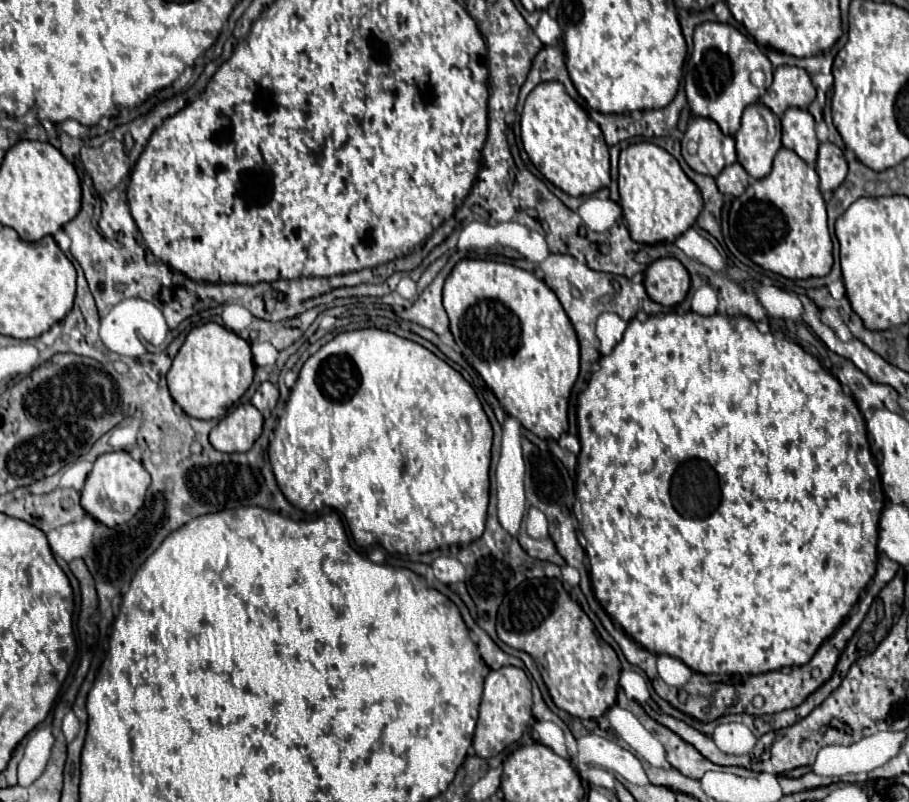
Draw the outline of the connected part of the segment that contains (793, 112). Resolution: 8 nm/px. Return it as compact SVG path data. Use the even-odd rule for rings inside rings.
M791 107L783 119L783 147L795 151L809 167L815 167L819 141L815 137L815 119L809 111Z

